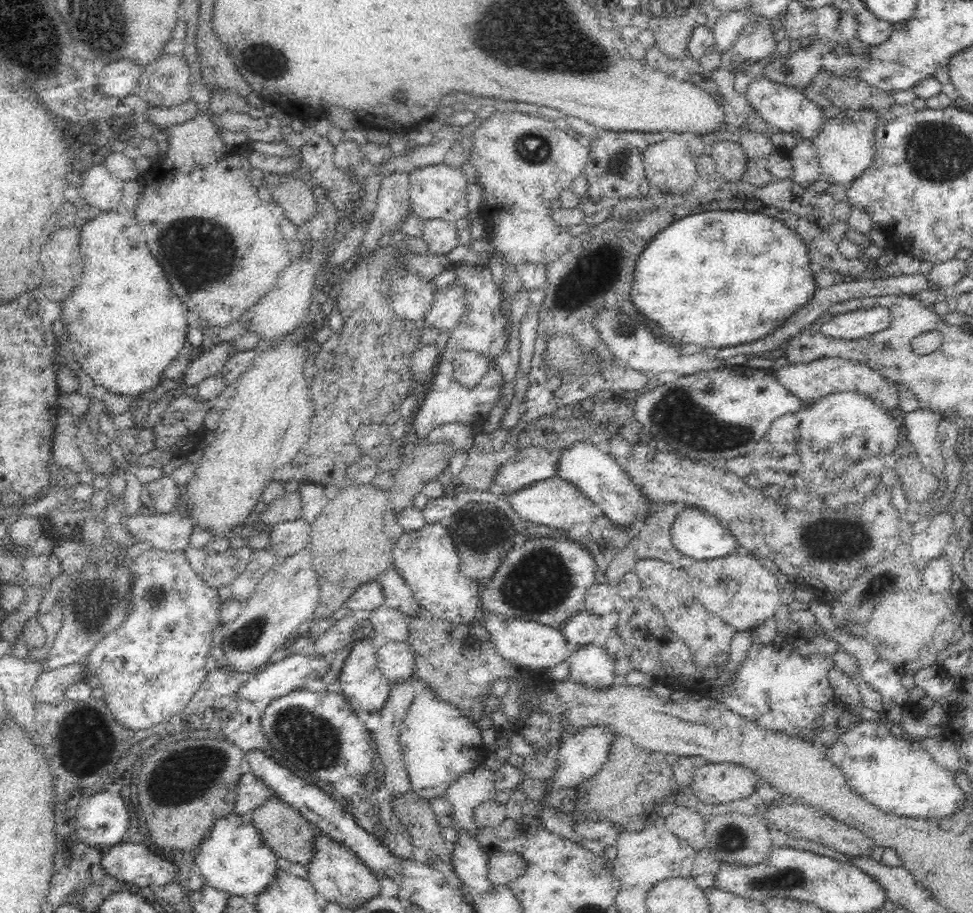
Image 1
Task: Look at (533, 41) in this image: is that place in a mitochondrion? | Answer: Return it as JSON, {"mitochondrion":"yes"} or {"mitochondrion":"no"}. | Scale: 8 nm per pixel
{"mitochondrion":"yes"}

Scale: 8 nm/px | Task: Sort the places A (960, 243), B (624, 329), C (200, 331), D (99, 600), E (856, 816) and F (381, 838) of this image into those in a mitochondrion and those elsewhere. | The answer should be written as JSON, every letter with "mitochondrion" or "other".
{"A":"other","B":"mitochondrion","C":"other","D":"mitochondrion","E":"other","F":"other"}

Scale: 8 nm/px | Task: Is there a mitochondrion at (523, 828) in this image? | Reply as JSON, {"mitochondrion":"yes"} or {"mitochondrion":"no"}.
{"mitochondrion":"no"}

